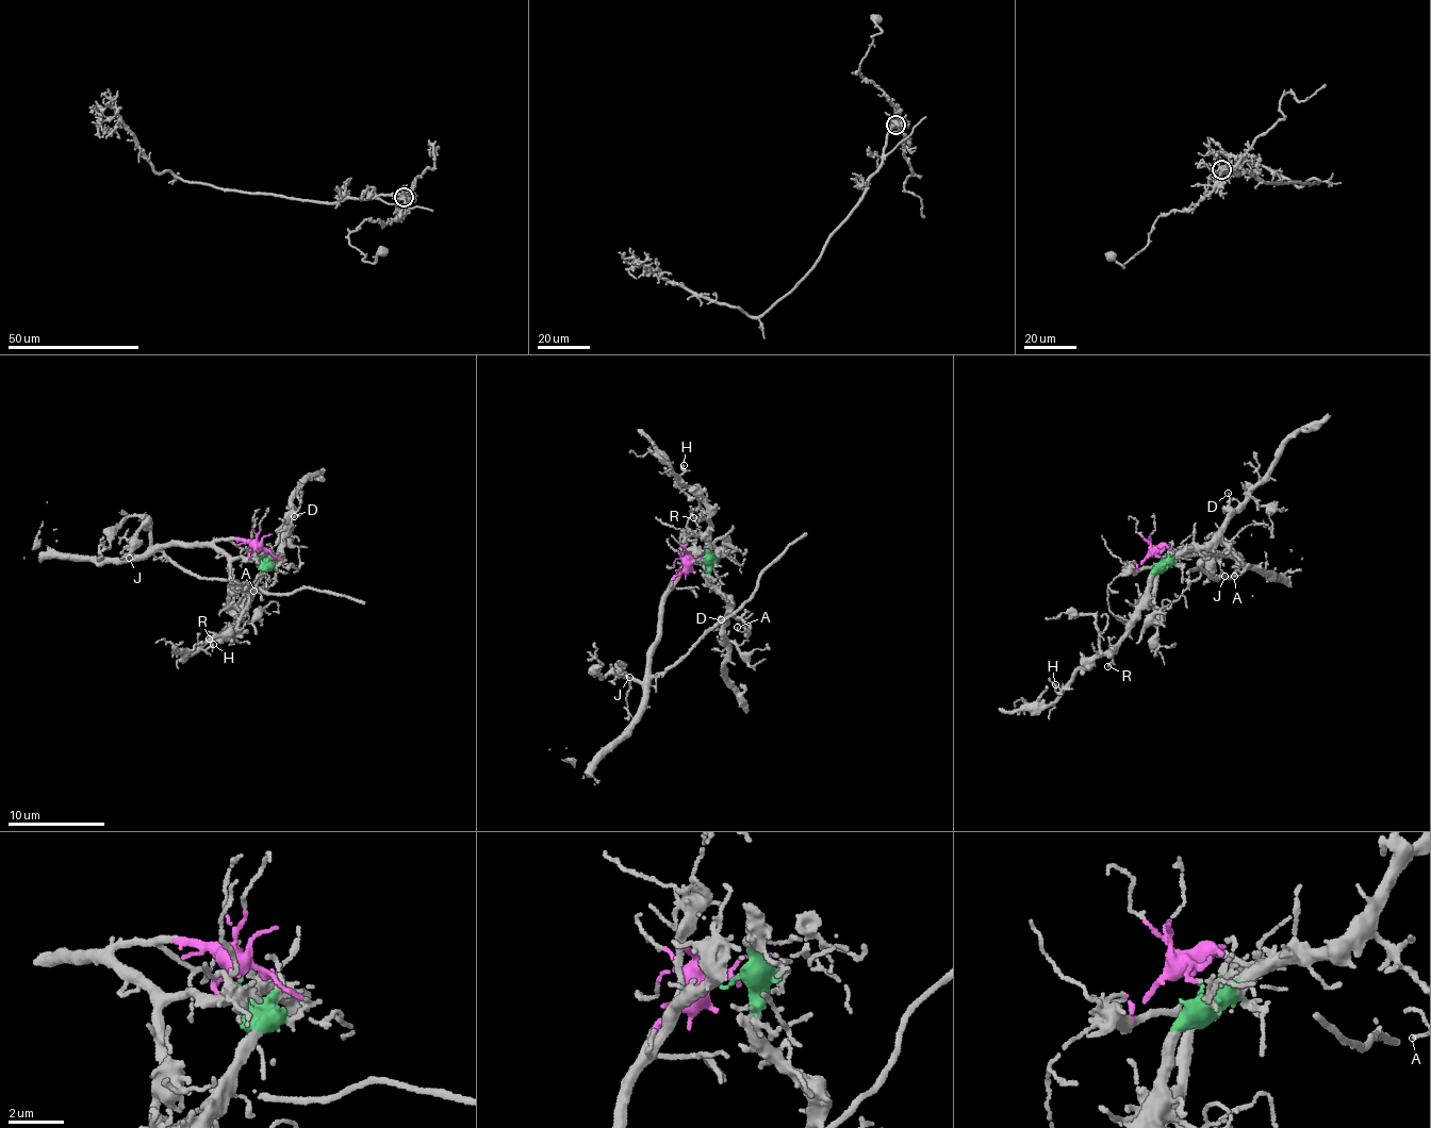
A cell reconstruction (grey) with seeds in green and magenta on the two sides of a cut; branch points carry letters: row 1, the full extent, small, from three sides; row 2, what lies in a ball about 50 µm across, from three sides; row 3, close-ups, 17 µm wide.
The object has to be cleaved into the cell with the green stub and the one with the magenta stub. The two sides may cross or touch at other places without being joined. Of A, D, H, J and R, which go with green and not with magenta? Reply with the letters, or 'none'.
A, D, H, R

